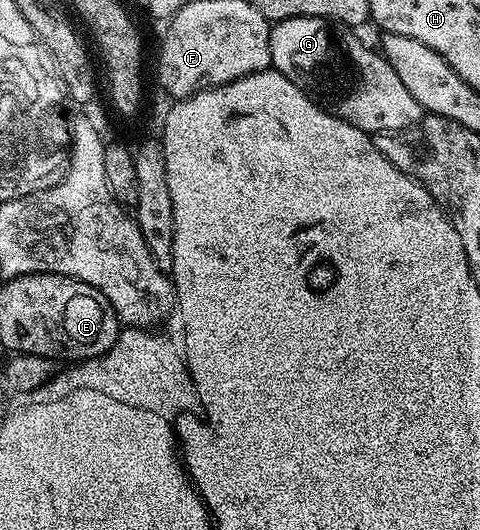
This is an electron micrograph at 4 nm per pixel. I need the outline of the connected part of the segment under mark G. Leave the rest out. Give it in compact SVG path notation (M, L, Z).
M325 17L276 21L269 33L267 56L271 59L271 68L285 75L285 79L292 81L322 109L349 119L363 133L395 135L410 125L418 125L425 110L409 95L382 52L375 50L374 53L355 33L358 32L347 27L332 27Z

